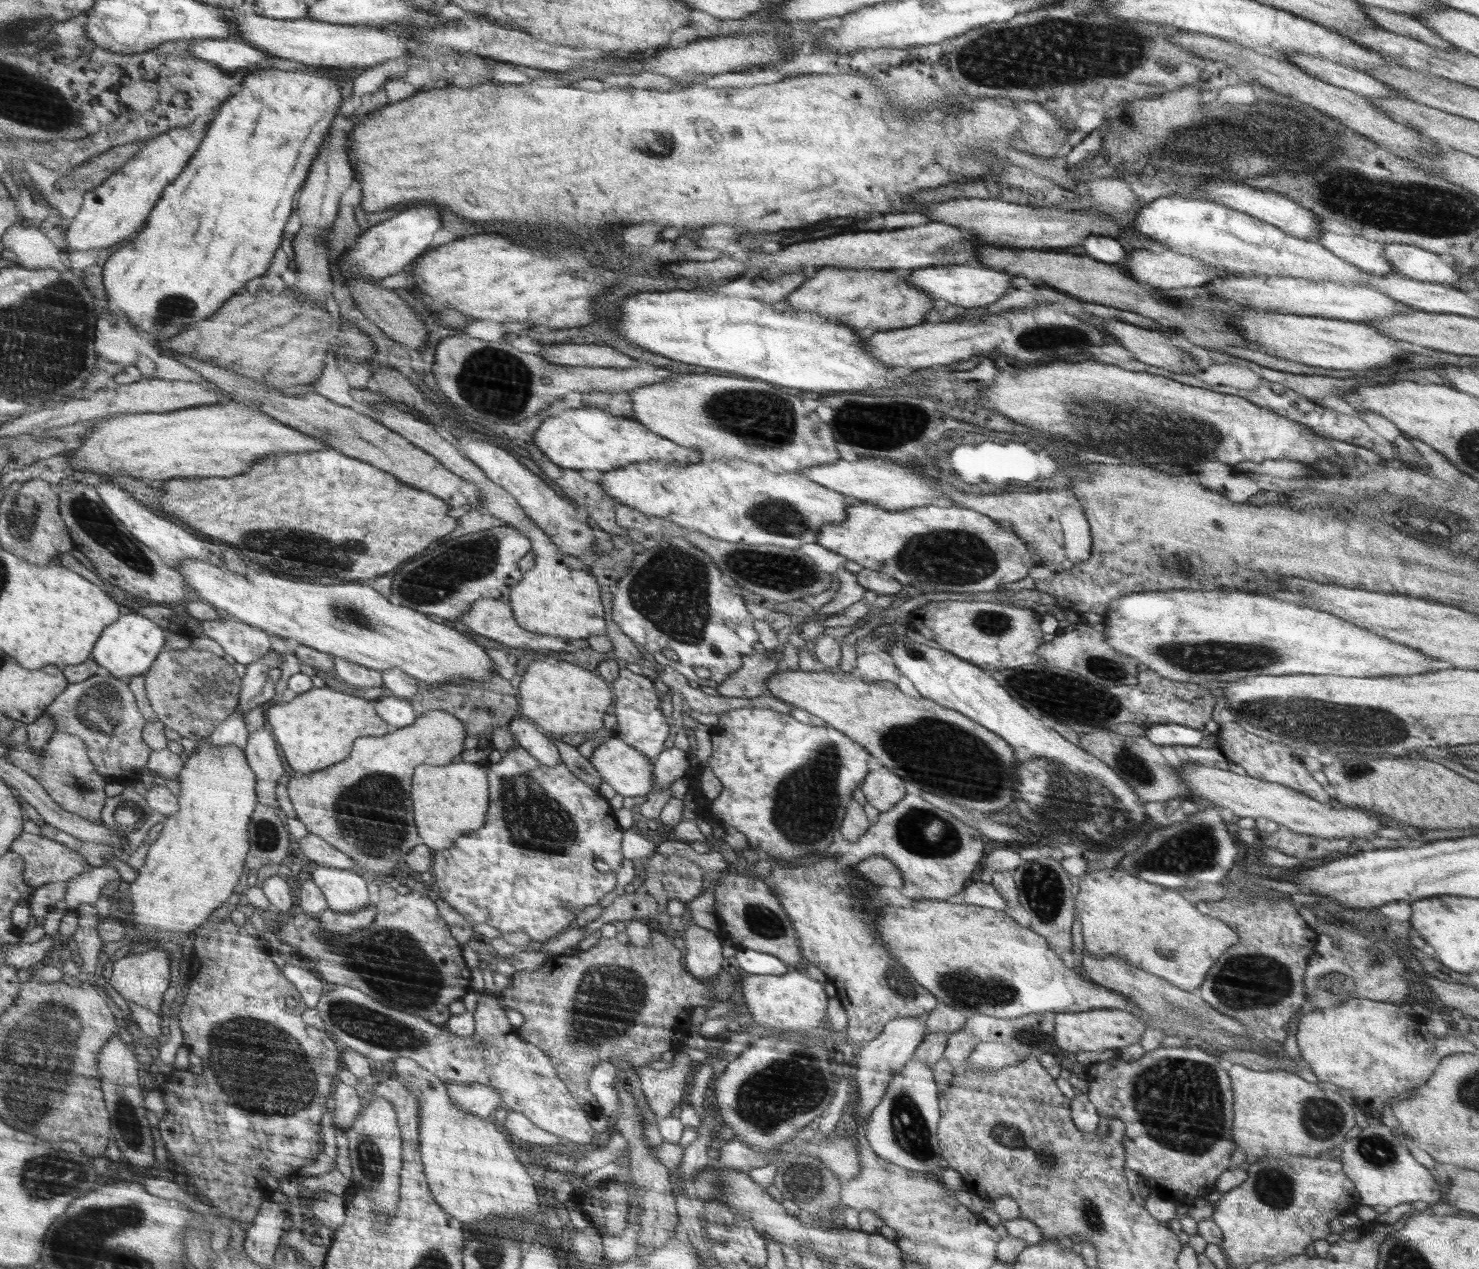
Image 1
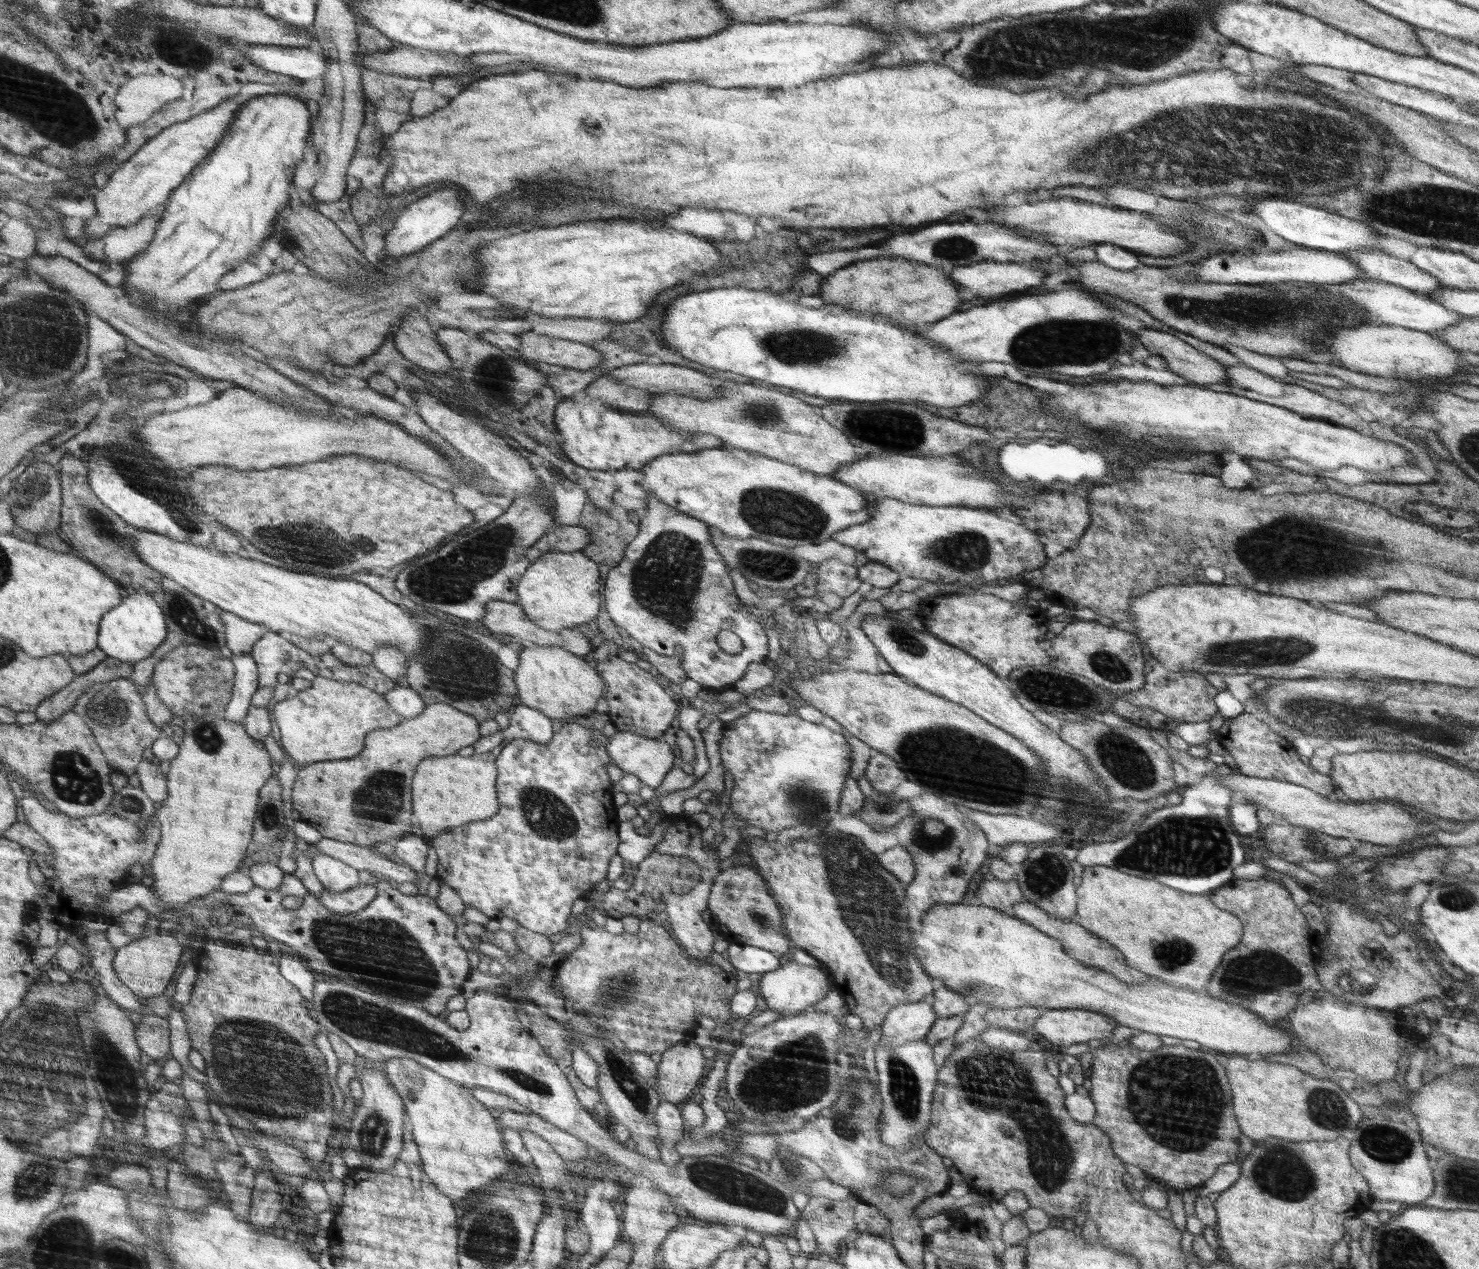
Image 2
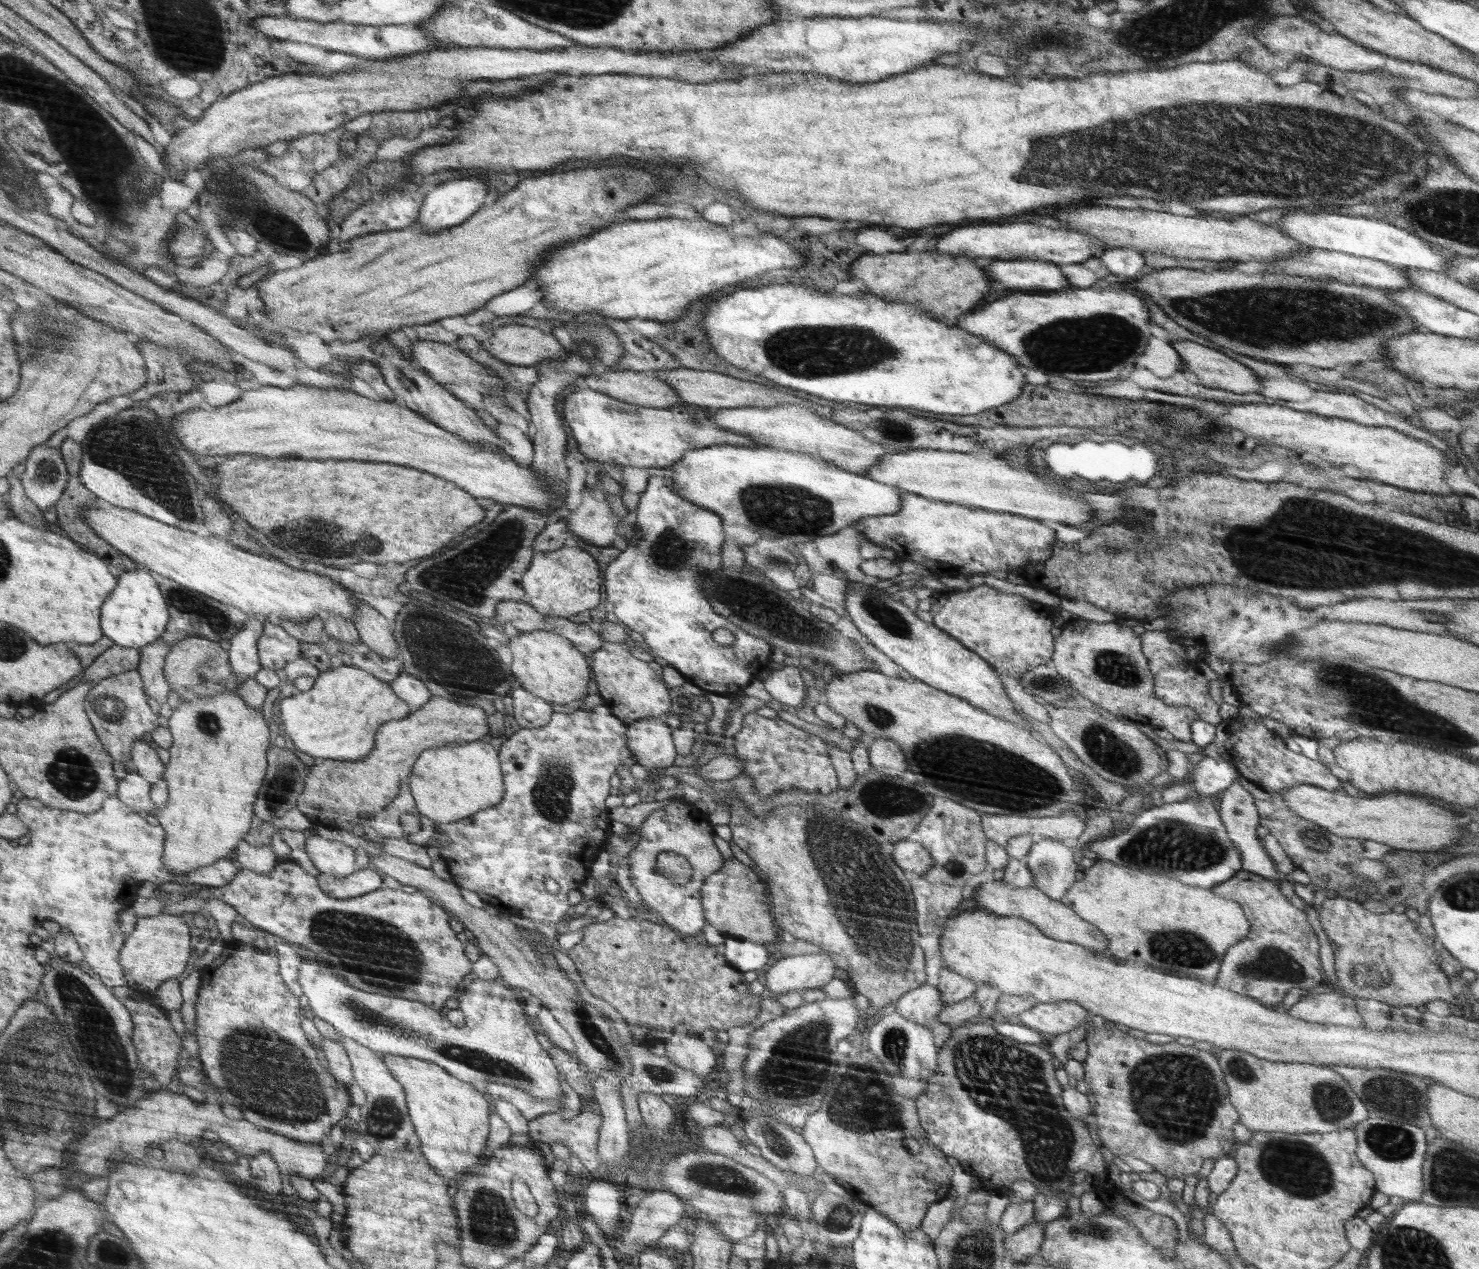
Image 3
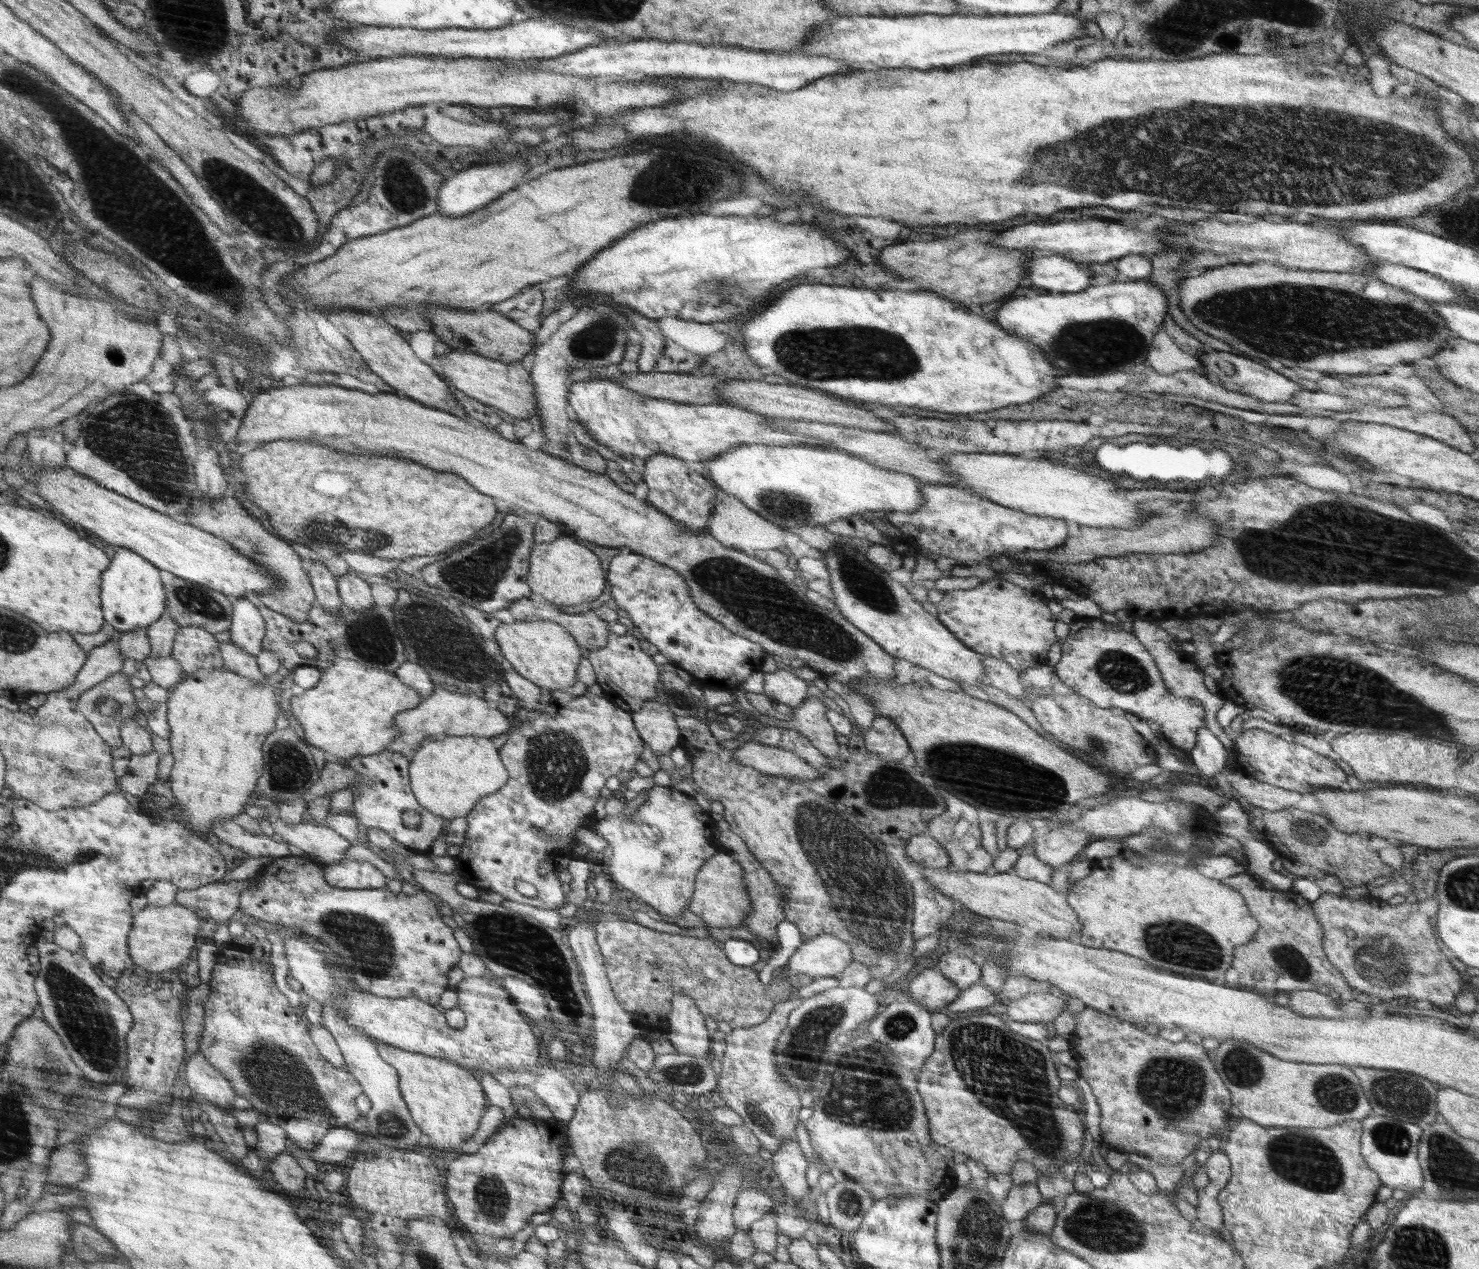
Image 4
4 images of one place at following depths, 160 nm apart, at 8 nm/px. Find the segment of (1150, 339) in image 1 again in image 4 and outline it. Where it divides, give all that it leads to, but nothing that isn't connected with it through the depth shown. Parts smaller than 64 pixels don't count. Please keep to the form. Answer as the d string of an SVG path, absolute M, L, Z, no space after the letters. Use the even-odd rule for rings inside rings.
M1210 352L1210 354L1202 354L1199 358L1201 366L1204 366L1203 374L1212 374L1212 376L1218 376L1220 385L1228 390L1234 392L1240 392L1250 396L1256 396L1260 400L1266 400L1266 402L1288 402L1293 394L1304 390L1304 387L1288 378L1284 378L1282 374L1270 370L1270 368L1264 368L1248 358L1242 358L1242 356L1234 356L1234 354L1228 354L1228 352Z

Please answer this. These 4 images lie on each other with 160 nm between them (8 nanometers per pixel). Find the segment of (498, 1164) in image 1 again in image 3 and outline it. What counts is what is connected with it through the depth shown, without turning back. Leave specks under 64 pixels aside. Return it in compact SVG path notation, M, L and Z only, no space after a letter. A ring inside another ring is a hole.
M384 1054L381 1057L390 1073L406 1089L410 1116L414 1128L417 1128L415 1133L422 1142L422 1154L426 1156L428 1164L448 1180L458 1180L470 1168L478 1166L478 1162L484 1160L480 1156L484 1154L486 1138L490 1132L490 1104L484 1098L484 1092L474 1090L475 1086L471 1083L458 1080L442 1066L428 1060L394 1054Z

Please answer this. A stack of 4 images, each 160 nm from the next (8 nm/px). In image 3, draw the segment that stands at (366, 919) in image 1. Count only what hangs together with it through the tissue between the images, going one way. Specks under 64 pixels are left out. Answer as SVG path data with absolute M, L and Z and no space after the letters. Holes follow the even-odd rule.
M369 868L354 871L348 876L320 874L317 877L321 891L334 898L354 898L368 892L377 891L382 886L382 878Z

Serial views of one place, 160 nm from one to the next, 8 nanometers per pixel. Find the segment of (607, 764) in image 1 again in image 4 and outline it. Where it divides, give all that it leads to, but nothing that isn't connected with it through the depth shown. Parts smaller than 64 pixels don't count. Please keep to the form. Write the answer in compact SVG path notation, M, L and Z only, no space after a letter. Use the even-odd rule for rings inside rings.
M647 700L644 706L634 713L634 724L642 740L652 748L654 754L668 754L678 744L680 732L674 722L674 715L668 707L655 700Z

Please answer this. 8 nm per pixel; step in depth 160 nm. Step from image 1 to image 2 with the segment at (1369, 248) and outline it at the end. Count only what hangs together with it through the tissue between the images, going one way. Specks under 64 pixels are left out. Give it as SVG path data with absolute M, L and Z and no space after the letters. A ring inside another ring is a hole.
M1352 250L1352 252L1341 252L1341 255L1351 260L1368 279L1390 282L1422 294L1444 287L1450 289L1450 286L1445 286L1410 261L1392 257L1384 252Z

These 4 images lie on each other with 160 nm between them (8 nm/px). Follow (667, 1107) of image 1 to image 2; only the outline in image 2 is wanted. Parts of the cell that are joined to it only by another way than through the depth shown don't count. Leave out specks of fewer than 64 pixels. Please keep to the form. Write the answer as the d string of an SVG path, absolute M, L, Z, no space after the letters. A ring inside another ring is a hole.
M692 1040L665 1050L658 1064L654 1091L661 1094L664 1101L672 1104L684 1102L684 1098L704 1076L707 1070L706 1059L698 1044Z

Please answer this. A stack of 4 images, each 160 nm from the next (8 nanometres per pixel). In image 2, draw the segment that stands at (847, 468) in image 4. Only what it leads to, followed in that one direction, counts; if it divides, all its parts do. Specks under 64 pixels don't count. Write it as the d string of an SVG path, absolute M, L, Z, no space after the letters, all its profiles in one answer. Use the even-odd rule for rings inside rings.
M717 447L694 454L660 456L642 469L640 487L646 496L654 495L678 512L696 517L710 525L712 530L726 536L746 540L760 538L784 547L820 544L830 540L838 532L854 525L862 525L874 514L879 499L870 499L866 493L838 481L830 475L818 475L794 465L762 456L756 451Z

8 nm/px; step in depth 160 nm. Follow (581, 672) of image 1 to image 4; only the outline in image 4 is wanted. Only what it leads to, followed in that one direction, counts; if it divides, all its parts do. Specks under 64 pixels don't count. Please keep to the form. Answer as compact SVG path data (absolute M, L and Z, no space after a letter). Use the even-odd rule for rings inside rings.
M515 620L511 624L501 623L496 629L495 638L513 669L541 689L551 692L564 690L576 682L576 668L582 654L579 644L574 642L574 636L562 625L551 620Z

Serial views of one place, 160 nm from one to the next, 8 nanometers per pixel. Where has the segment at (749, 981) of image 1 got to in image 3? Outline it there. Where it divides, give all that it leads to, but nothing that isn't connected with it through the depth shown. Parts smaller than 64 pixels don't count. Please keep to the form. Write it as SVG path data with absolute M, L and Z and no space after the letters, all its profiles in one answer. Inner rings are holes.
M818 949L812 955L798 951L785 955L765 974L766 994L776 997L792 991L823 990L825 984L835 977L836 965L830 955L830 952Z

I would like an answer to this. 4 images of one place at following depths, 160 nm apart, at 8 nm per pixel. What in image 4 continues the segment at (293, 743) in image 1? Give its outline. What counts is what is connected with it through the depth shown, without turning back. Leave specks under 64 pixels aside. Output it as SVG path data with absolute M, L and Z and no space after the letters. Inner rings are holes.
M342 658L325 668L316 687L296 694L290 702L292 716L306 733L305 743L316 746L318 754L324 750L347 763L355 756L384 751L400 734L394 727L396 716L416 708L422 700L419 692L402 684L394 673Z

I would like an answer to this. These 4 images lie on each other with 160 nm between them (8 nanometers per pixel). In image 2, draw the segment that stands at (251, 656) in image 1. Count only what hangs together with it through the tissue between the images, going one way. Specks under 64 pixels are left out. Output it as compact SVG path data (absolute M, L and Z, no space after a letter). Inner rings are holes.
M220 612L220 622L224 625L225 645L236 656L251 654L252 647L263 637L262 628L256 622L244 620L231 612Z

